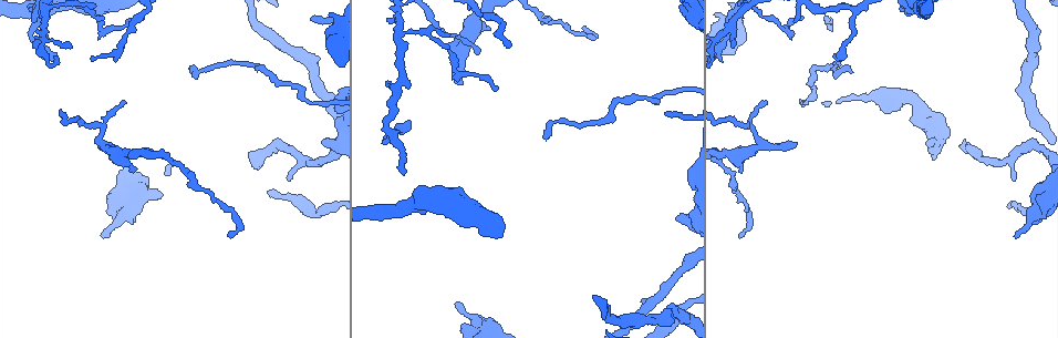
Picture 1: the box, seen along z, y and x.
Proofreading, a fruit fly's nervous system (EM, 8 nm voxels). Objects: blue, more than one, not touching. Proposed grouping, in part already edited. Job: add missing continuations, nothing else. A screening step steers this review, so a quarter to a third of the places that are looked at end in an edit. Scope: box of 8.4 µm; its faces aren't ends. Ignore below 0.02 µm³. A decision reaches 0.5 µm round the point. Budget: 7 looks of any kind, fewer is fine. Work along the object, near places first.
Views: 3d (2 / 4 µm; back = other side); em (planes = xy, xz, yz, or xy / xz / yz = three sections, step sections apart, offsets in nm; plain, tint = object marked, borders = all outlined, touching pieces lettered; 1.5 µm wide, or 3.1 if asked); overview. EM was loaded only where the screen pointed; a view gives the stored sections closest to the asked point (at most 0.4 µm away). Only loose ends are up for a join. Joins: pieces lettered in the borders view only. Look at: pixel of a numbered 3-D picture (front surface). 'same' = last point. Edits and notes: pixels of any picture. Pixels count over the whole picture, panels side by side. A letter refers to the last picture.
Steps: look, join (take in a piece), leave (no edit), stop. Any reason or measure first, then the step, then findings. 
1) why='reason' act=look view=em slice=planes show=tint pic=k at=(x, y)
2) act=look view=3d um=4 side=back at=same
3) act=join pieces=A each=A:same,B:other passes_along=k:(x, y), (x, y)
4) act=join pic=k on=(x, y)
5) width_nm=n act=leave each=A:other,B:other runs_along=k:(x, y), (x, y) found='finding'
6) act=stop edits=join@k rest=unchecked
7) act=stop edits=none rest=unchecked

why='free end' act=look view=em slice=yz step=4 show=borders pic=1 at=(676, 217)

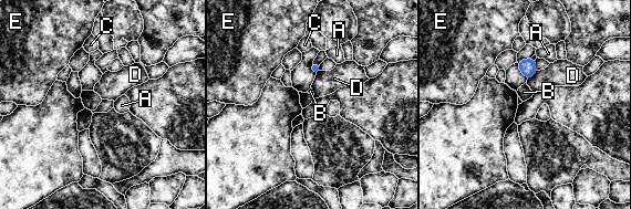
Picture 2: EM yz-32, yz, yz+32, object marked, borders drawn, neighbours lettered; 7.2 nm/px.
act=leave each=A:other,B:other,C:other,D:other,E:other border=2:(537, 70), (527, 80) found='no lettered piece goes on from it'

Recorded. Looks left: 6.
why='branch stops here' act=look view=em slice=planes show=borders pic=1 at=(797, 143)

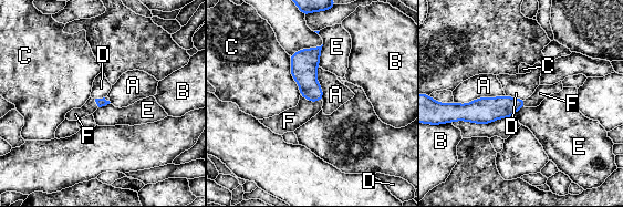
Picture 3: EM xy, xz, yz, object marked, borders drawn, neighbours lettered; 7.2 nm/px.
act=join pieces=F each=A:other,B:other,C:other,D:other,E:other,F:same passes_along=3:(303, 68), (311, 101), (289, 121) found='the neuron continues'

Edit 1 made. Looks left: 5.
act=look view=overview

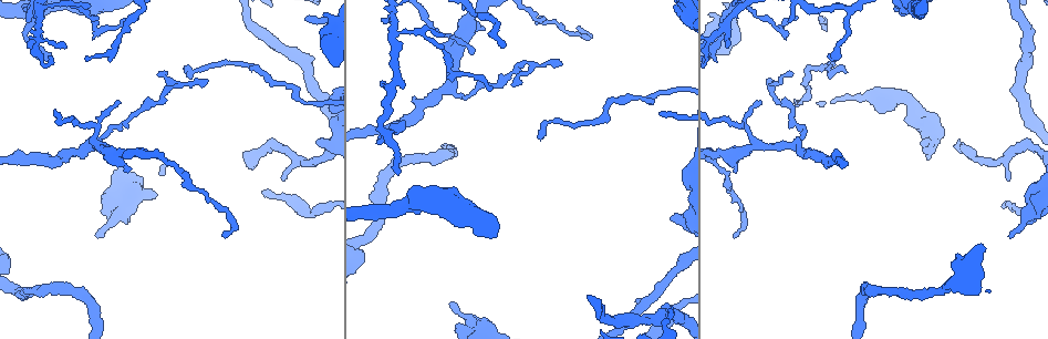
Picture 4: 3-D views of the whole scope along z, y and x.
why='an open end' act=look view=3d um=2 pic=4 at=(727, 45)

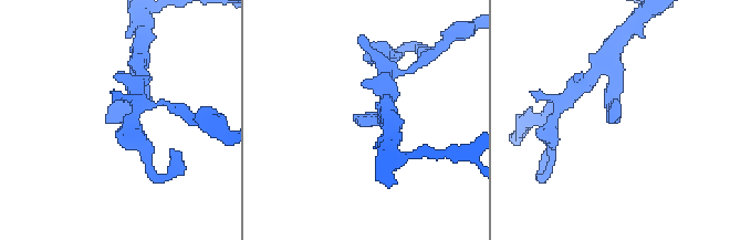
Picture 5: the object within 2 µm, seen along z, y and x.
act=look view=em slice=planes show=borders pic=5 at=(609, 119)

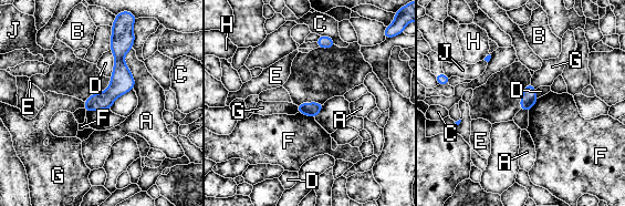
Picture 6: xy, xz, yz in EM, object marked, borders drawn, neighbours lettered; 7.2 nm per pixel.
width_nm=100 act=leave each=A:other,B:other,C:other,D:other,E:other,F:other,G:other,H:other,J:other border=6:(298, 112), (314, 119) found='none of them fits'

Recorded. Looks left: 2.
act=stop edits=join@3 rest=unchecked

